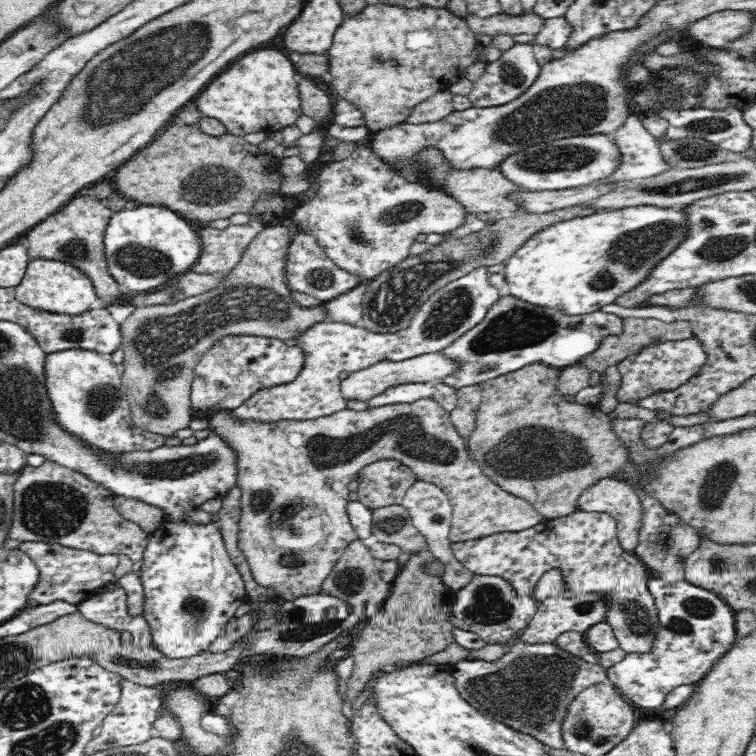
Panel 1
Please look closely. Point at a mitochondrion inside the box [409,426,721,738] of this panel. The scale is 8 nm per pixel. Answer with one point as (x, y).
(530, 691)

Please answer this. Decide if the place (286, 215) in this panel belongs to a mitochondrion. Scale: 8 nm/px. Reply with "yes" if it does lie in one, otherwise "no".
no

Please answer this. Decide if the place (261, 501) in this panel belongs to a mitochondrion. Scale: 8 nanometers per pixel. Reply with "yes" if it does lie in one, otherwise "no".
yes

